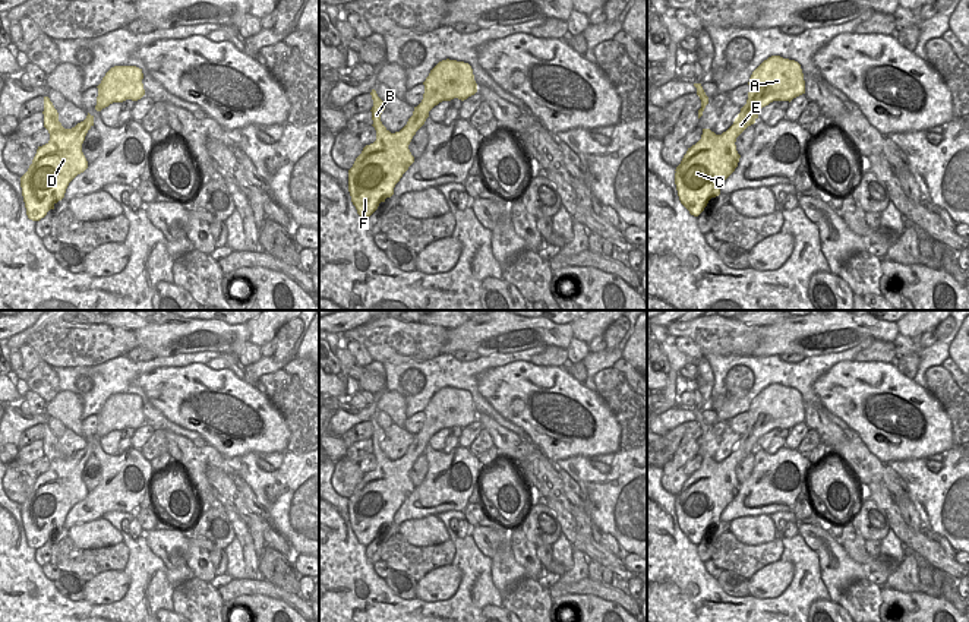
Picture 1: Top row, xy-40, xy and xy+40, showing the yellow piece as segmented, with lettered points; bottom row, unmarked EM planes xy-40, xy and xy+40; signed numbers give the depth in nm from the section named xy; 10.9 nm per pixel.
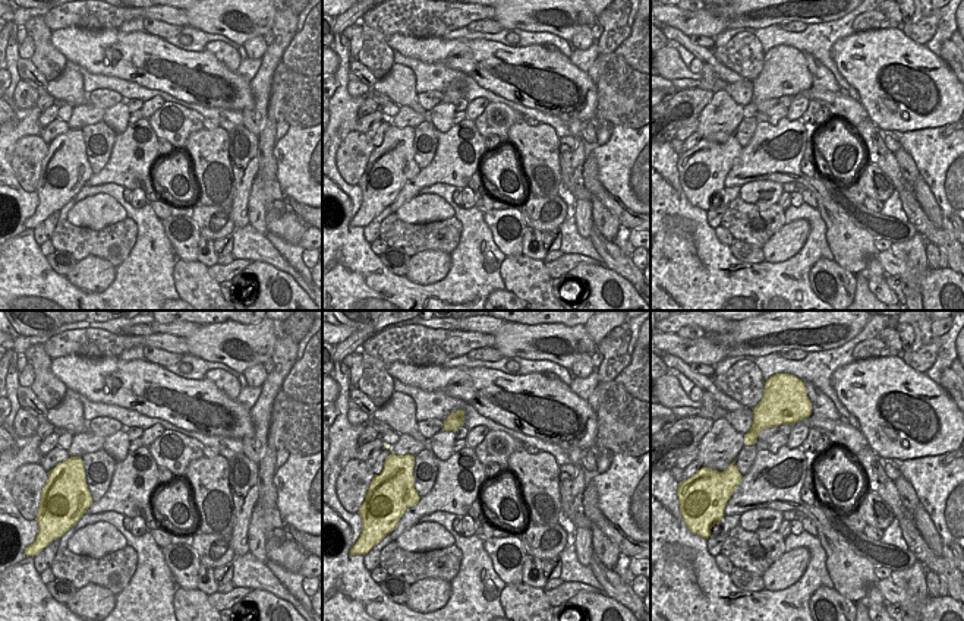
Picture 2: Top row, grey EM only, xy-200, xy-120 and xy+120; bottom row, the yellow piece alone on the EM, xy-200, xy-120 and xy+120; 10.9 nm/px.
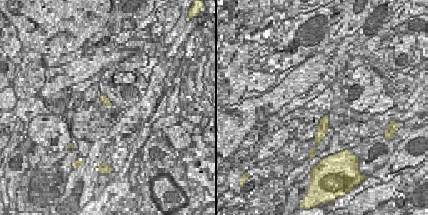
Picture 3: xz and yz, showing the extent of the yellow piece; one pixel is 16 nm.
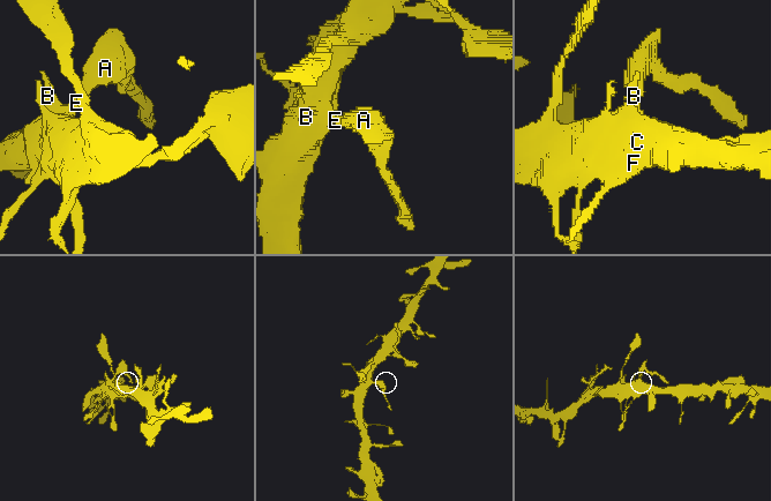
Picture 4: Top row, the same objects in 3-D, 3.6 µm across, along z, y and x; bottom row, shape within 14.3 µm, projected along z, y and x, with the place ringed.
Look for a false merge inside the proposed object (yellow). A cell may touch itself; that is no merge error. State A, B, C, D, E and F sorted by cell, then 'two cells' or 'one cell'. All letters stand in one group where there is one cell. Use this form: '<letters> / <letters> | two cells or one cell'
A B C D E F | one cell

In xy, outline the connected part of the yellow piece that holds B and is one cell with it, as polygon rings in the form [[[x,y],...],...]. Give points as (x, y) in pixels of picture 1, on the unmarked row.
[[[442,388],[429,401],[422,430],[414,435],[407,452],[391,461],[381,449],[385,430],[372,417],[372,448],[376,468],[366,473],[348,498],[348,520],[357,542],[369,546],[386,525],[394,522],[394,515],[414,490],[408,473],[416,460],[424,452],[429,439],[442,429],[458,426],[461,429],[477,420],[473,397],[468,391]]]

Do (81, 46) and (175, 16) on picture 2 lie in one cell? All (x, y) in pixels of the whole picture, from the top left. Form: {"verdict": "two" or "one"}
{"verdict": "two"}

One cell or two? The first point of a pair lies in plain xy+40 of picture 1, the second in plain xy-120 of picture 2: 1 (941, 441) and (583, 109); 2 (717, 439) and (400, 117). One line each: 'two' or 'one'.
1: one
2: one

